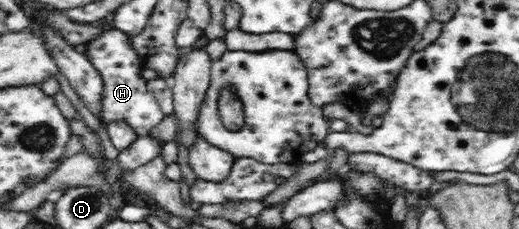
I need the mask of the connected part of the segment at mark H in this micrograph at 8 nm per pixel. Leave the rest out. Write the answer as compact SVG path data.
M118 29L102 32L95 39L85 45L86 50L82 53L88 61L92 62L92 66L98 70L98 74L102 78L102 108L101 118L98 118L102 127L113 121L126 122L137 133L138 136L144 136L149 131L158 125L165 114L154 98L154 94L150 93L147 88L146 80L141 76L142 62L140 56L131 46L130 39Z

